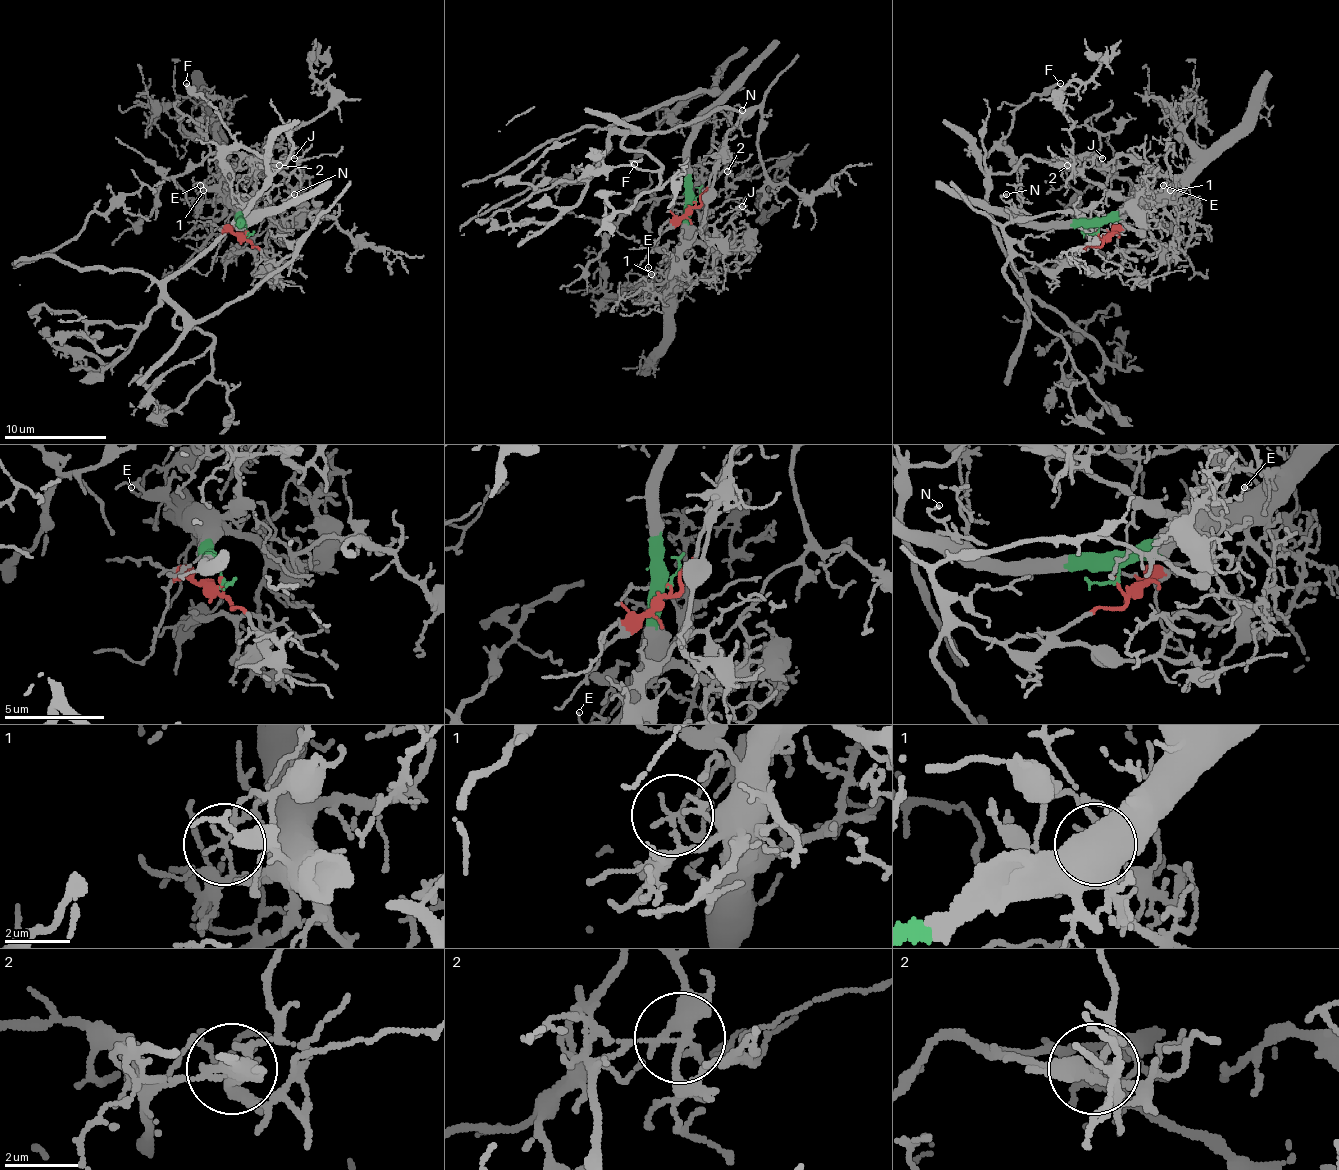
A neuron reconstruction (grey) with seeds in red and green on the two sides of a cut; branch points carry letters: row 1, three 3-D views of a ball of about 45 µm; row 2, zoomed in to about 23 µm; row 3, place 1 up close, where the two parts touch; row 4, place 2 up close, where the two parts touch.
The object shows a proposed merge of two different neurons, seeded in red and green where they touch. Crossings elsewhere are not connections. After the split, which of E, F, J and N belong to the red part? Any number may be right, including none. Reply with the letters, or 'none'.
F, J

